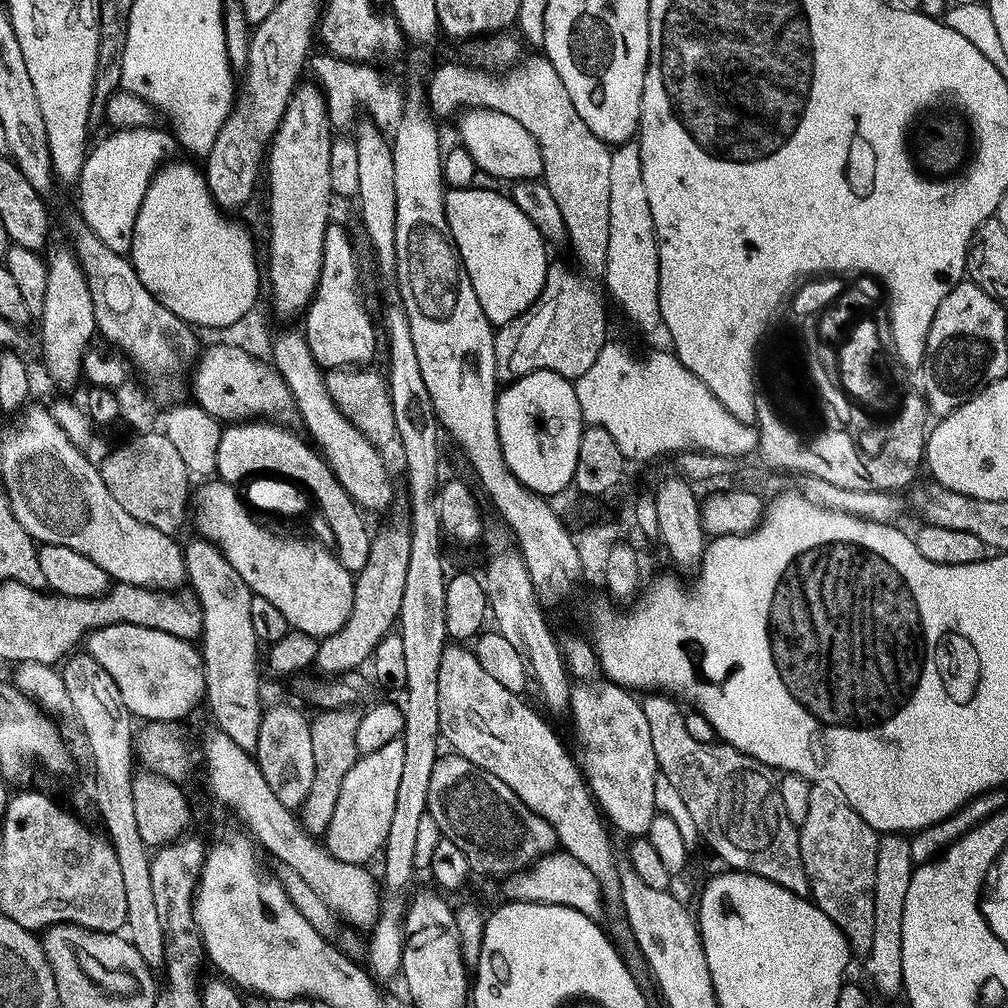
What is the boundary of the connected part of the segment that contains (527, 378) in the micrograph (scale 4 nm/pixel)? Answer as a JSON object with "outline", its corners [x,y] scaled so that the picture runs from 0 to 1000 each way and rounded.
{"outline":[[[534,367],[501,380],[492,395],[492,426],[500,457],[519,484],[549,494],[567,480],[573,438],[580,427],[571,382],[558,371]]]}

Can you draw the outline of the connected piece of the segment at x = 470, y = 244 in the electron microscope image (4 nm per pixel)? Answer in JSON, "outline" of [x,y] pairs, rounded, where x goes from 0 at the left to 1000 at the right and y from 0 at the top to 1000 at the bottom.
{"outline":[[[487,186],[444,187],[440,191],[440,211],[460,271],[470,284],[470,292],[474,292],[474,300],[478,300],[482,315],[490,323],[495,323],[517,313],[536,294],[546,255],[540,233],[532,227],[530,220],[526,220],[526,216],[522,216],[522,212],[518,212],[518,208],[514,208],[514,204],[510,204],[501,191],[499,194],[496,190],[488,189]]]}

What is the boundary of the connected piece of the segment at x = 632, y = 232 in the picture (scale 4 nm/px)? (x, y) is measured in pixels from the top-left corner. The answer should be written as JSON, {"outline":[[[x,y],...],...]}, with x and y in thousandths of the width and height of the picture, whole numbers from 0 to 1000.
{"outline":[[[628,137],[607,147],[605,157],[605,244],[597,264],[599,282],[615,310],[631,325],[647,329],[656,324],[653,304],[653,240],[641,185],[637,185],[635,140]]]}

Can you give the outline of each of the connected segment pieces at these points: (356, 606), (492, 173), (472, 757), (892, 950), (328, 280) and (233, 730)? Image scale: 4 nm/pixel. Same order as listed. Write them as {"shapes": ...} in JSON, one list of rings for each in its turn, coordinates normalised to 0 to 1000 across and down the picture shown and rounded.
{"shapes":[[[[394,499],[388,512],[389,517],[386,520],[379,521],[374,528],[372,525],[369,532],[369,541],[367,542],[367,554],[363,554],[363,562],[359,562],[359,565],[352,568],[351,597],[347,605],[347,613],[343,613],[339,625],[320,632],[314,638],[313,662],[314,664],[318,663],[319,666],[323,667],[321,669],[351,667],[358,661],[364,660],[368,656],[369,648],[373,646],[375,637],[379,637],[379,633],[390,626],[391,620],[396,616],[399,585],[403,585],[403,565],[407,562],[407,538],[409,537],[409,521],[404,499]]],[[[465,107],[457,110],[455,142],[470,157],[473,168],[485,177],[493,175],[496,179],[511,181],[513,179],[535,179],[540,173],[538,149],[534,149],[534,141],[518,125],[518,121],[506,117],[506,113],[498,113],[489,107]]],[[[456,637],[443,640],[435,661],[435,716],[437,728],[441,739],[444,738],[449,747],[490,768],[490,772],[498,772],[530,808],[542,812],[552,825],[552,831],[559,844],[564,845],[589,871],[593,871],[595,881],[599,884],[599,892],[611,895],[615,892],[615,862],[611,857],[611,845],[607,842],[607,833],[603,830],[604,818],[597,809],[587,784],[580,773],[578,765],[567,755],[565,747],[560,743],[556,730],[520,695],[521,691],[514,687],[502,685],[483,665],[478,665],[478,657],[474,657],[471,646]]],[[[896,828],[873,829],[871,859],[867,879],[867,938],[859,949],[865,974],[877,988],[893,988],[897,982],[895,966],[895,903],[899,903],[899,886],[907,864],[903,837]]],[[[326,224],[323,228],[323,236],[319,240],[319,268],[317,269],[317,275],[315,276],[315,284],[313,285],[313,291],[310,294],[310,299],[306,302],[304,309],[301,311],[300,328],[304,339],[308,345],[308,351],[313,355],[313,360],[317,362],[318,366],[324,367],[327,365],[348,365],[350,363],[365,363],[368,362],[369,352],[373,349],[373,329],[375,333],[375,327],[369,323],[369,313],[365,311],[365,306],[361,303],[361,298],[357,295],[357,266],[353,263],[353,246],[349,243],[349,238],[345,235],[345,230],[341,226],[333,226],[333,224]]],[[[201,534],[193,535],[182,541],[183,569],[198,598],[198,607],[202,610],[200,650],[204,673],[204,702],[206,698],[214,713],[213,721],[223,726],[236,740],[240,740],[240,744],[250,748],[254,744],[260,709],[258,667],[254,664],[256,634],[249,616],[252,588],[240,569],[228,562],[228,558],[214,545],[213,540]]]]}

